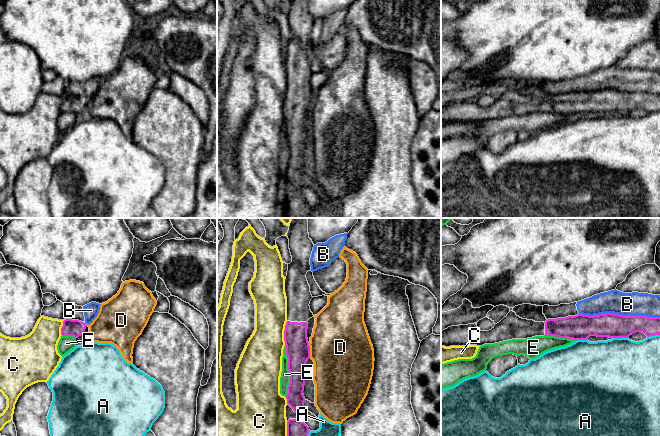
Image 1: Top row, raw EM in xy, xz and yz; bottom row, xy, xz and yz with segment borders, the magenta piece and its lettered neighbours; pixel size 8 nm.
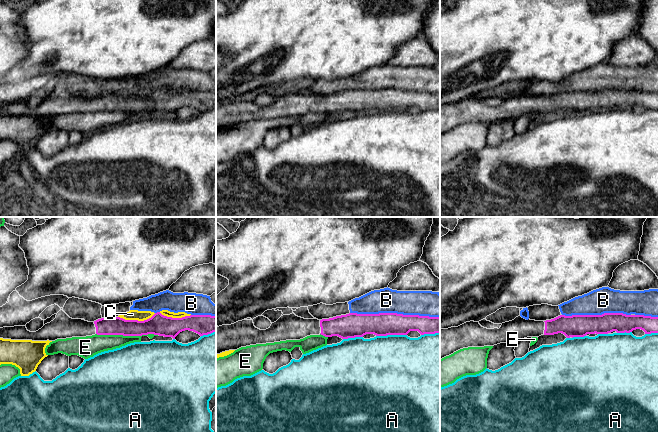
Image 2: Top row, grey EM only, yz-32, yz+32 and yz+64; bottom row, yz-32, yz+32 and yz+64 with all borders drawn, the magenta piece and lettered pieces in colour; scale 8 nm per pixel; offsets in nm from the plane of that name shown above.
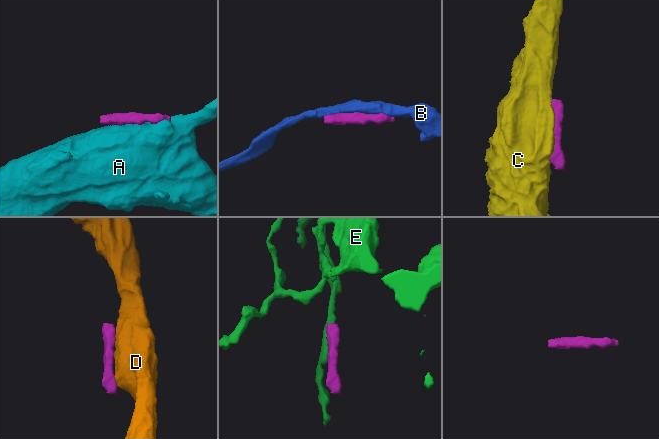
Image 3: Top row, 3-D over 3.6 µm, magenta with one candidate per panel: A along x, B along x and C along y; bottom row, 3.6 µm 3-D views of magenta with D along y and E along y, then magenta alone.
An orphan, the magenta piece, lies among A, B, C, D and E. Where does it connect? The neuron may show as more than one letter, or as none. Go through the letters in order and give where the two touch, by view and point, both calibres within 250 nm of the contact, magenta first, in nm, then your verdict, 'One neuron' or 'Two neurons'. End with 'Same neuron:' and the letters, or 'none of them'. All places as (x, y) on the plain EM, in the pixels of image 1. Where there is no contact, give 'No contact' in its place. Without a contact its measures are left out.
A: Touches magenta at yz (621, 113). Thickness 200 nm (magenta) against 480 nm. Two neurons
B: Touches magenta at yz (619, 91). Thickness 200 nm (magenta) against 190 nm. Two neurons
C: Touches magenta at xz (284, 109). Thickness 190 nm (magenta) against 320 nm. Two neurons
D: Touches magenta at xz (309, 126). Thickness 190 nm (magenta) against 500 nm. Two neurons
E: Touches magenta at xz (288, 145). Thickness 190 nm (magenta) against 80 nm. Two neurons
Same neuron: none of them

